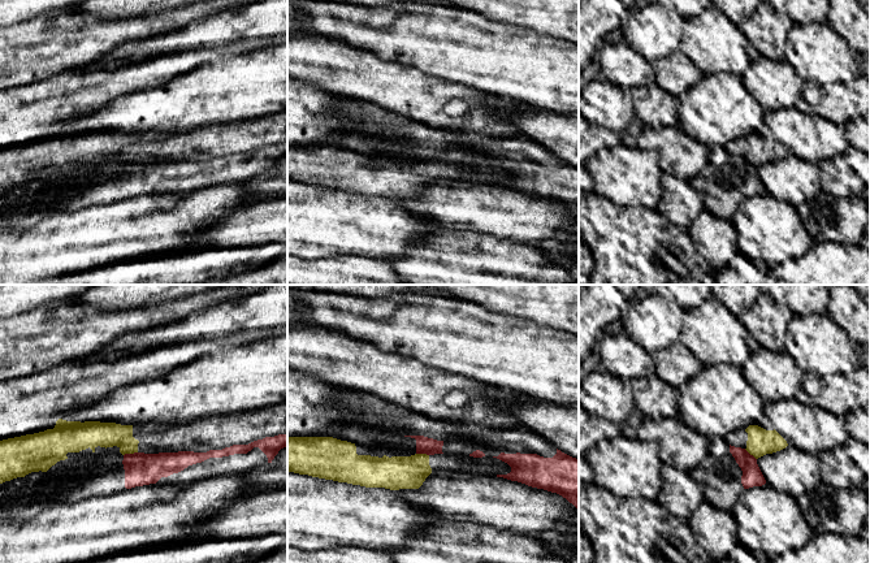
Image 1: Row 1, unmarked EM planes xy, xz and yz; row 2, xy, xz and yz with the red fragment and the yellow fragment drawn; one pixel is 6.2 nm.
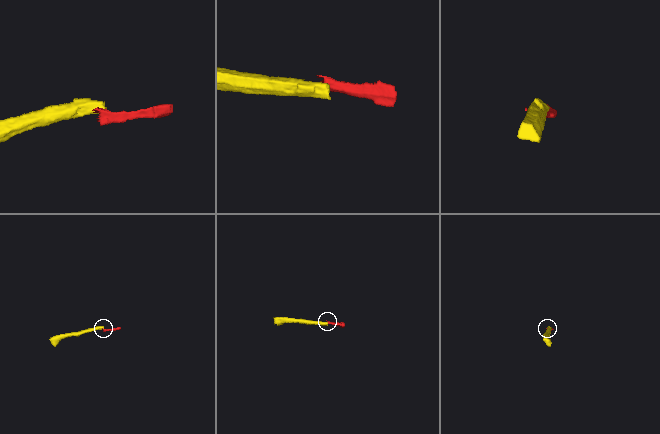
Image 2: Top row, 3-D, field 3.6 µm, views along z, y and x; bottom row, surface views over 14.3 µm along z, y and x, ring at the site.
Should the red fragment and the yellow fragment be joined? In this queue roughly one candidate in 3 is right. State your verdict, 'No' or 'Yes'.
No

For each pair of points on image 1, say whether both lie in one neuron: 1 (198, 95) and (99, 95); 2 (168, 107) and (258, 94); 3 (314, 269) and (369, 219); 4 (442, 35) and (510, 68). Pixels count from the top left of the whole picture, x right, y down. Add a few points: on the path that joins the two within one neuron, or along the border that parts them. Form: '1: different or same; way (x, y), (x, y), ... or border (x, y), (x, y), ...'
1: different; border (150, 87), (142, 91), (122, 92), (92, 109)
2: same; way (190, 102), (195, 99), (226, 99), (236, 94)
3: different; border (359, 256), (328, 255), (316, 259), (301, 259)
4: same; way (459, 46), (493, 56)

